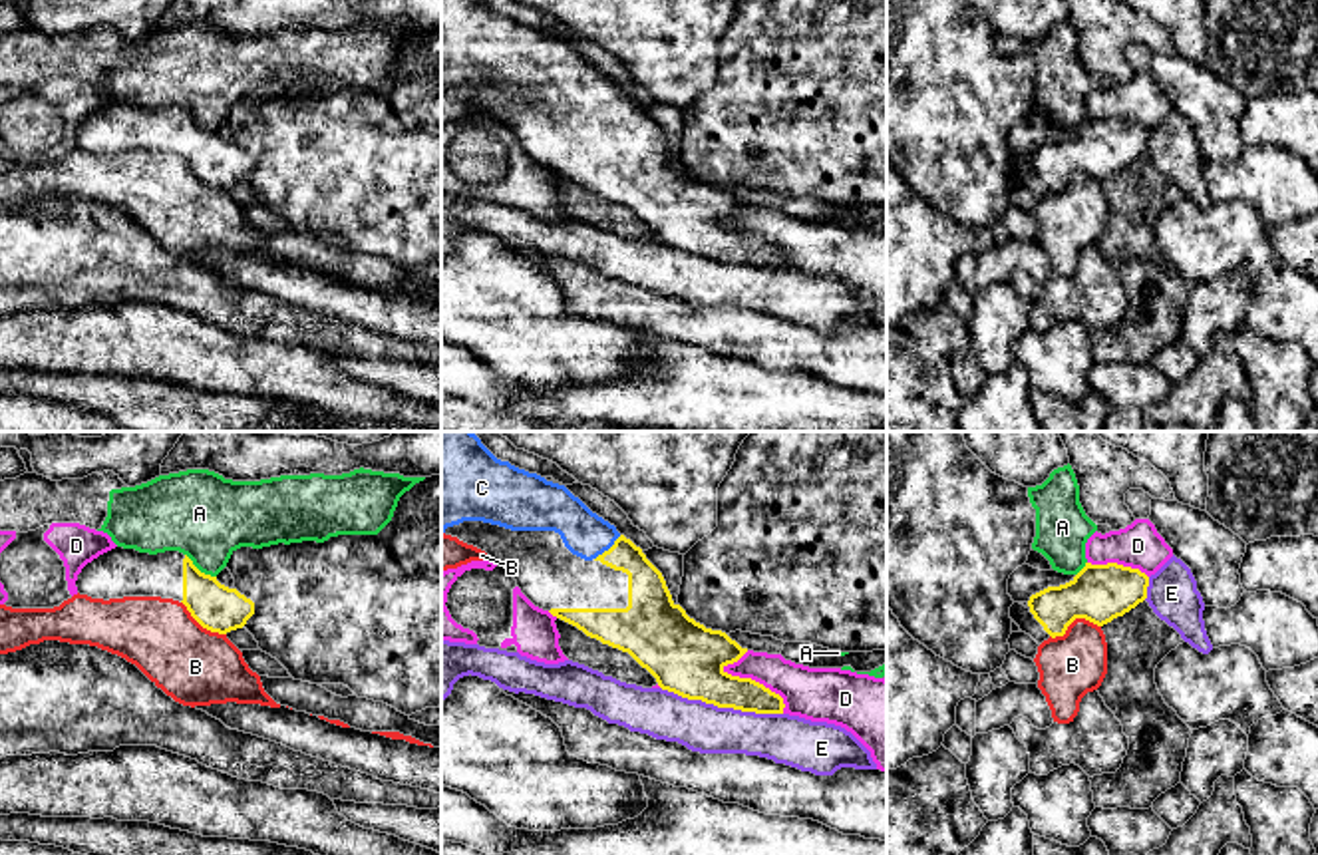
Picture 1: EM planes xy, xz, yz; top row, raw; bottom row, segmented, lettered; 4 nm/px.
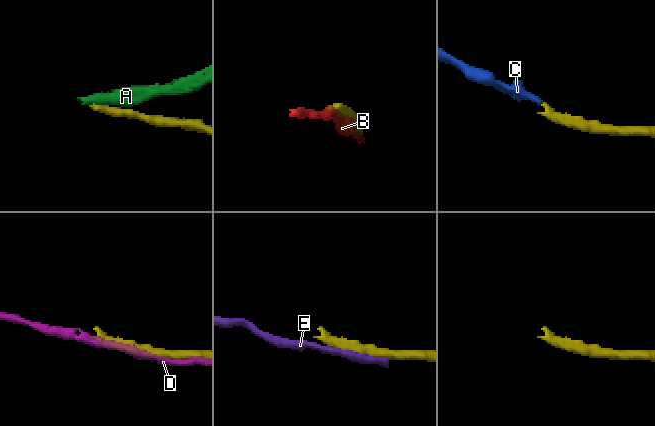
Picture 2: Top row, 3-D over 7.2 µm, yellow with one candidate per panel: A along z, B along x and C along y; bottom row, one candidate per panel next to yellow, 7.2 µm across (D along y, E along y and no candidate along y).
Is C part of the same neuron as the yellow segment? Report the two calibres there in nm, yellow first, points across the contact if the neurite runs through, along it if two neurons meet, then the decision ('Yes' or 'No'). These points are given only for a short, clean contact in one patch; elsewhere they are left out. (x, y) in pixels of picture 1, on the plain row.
Thickness 170 nm (yellow) against 190 nm. Yes

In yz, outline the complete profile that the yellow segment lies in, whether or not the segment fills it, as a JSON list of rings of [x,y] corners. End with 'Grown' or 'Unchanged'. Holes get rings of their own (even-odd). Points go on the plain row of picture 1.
[[[1117,117],[1085,121],[1066,139],[1030,151],[1028,161],[1044,185],[1064,191],[1075,173],[1097,181],[1123,171],[1147,153],[1149,131]]]. Unchanged

